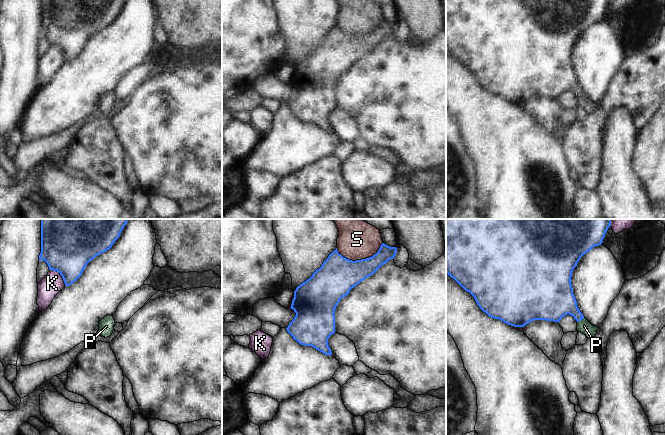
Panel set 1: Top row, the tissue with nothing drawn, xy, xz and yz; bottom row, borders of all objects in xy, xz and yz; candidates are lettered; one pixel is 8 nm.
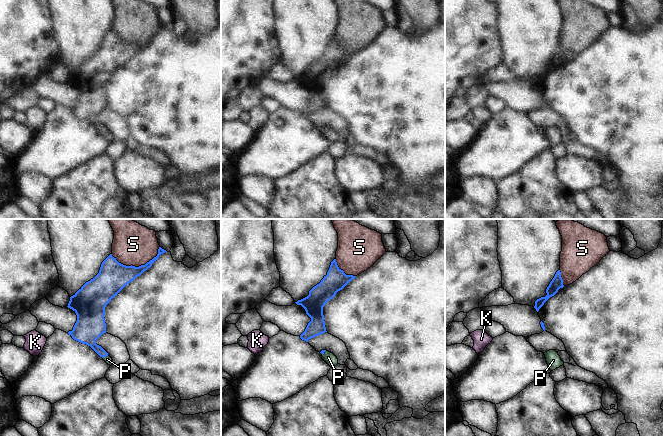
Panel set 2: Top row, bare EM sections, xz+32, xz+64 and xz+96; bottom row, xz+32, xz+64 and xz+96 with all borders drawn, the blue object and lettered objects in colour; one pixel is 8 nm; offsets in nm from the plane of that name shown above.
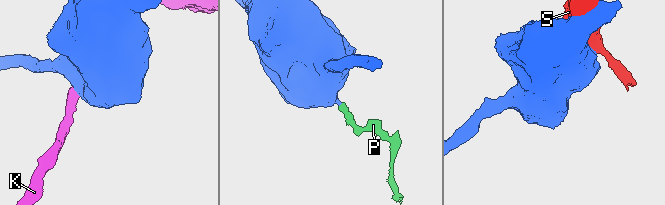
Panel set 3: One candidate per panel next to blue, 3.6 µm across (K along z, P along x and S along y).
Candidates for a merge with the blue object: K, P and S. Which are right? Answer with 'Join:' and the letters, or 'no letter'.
Join: P

